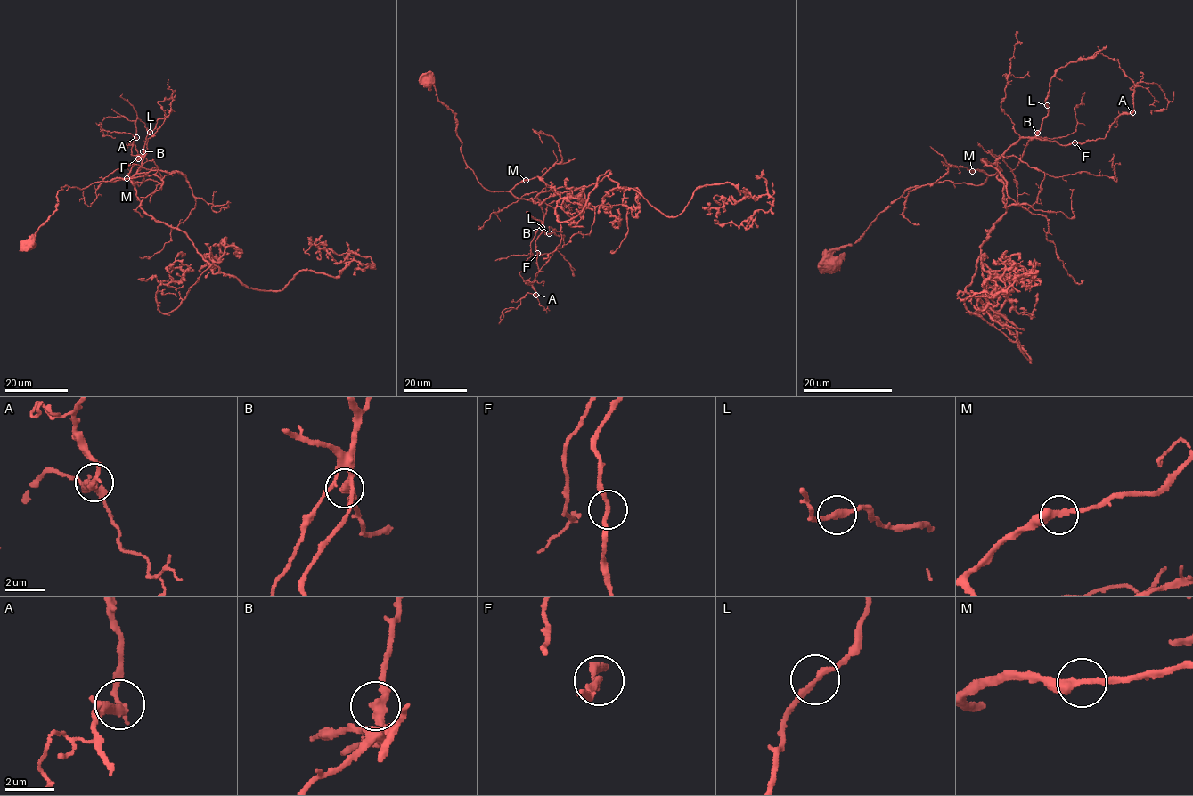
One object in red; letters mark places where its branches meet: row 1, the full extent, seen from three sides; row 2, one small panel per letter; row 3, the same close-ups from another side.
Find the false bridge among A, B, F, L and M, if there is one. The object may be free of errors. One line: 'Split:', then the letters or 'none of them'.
Split: none of them

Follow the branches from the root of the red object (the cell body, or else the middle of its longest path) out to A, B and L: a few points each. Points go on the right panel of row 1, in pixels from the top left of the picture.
A: (828, 263), (908, 189), (946, 180), (982, 184), (1022, 138), (1084, 143), (1103, 139), (1120, 116), (1133, 112)
B: (828, 263), (908, 189), (946, 180), (982, 184), (998, 171), (997, 160), (1011, 145), (1037, 134)
L: (828, 263), (908, 189), (946, 180), (982, 184), (998, 171), (997, 160), (1011, 145), (1036, 135), (1047, 105)

